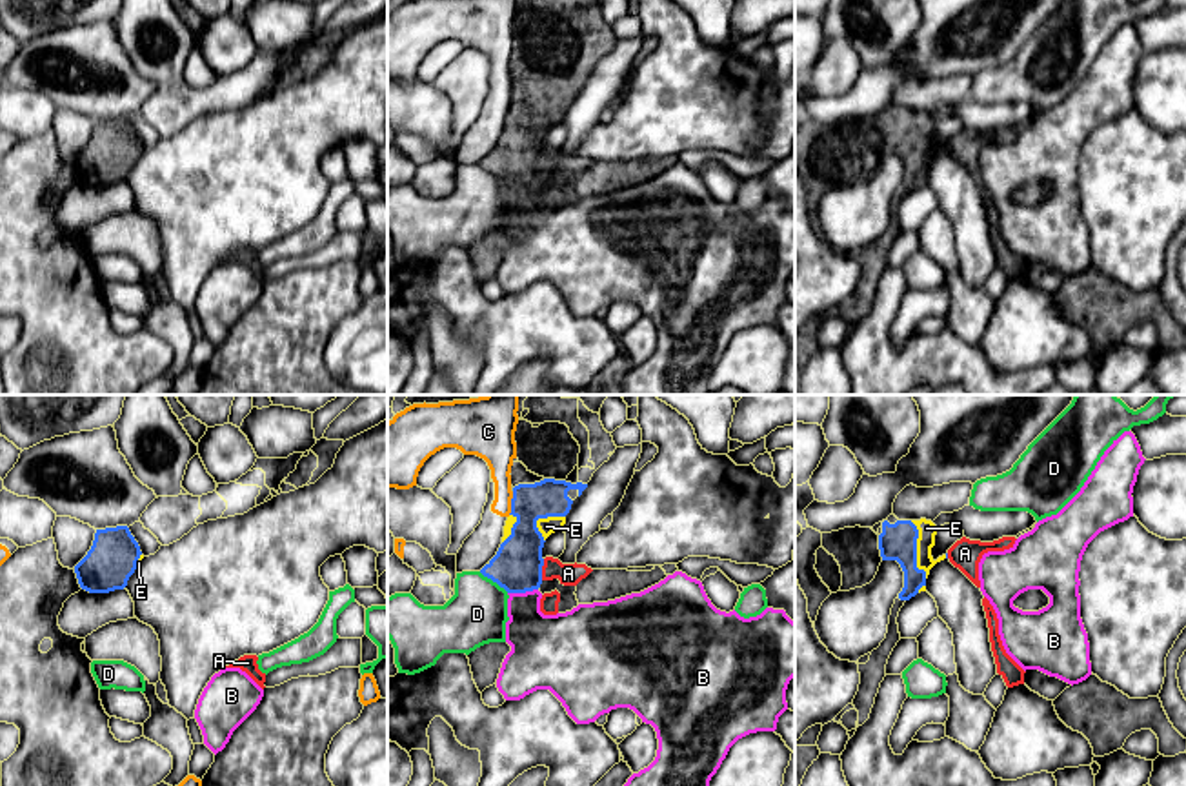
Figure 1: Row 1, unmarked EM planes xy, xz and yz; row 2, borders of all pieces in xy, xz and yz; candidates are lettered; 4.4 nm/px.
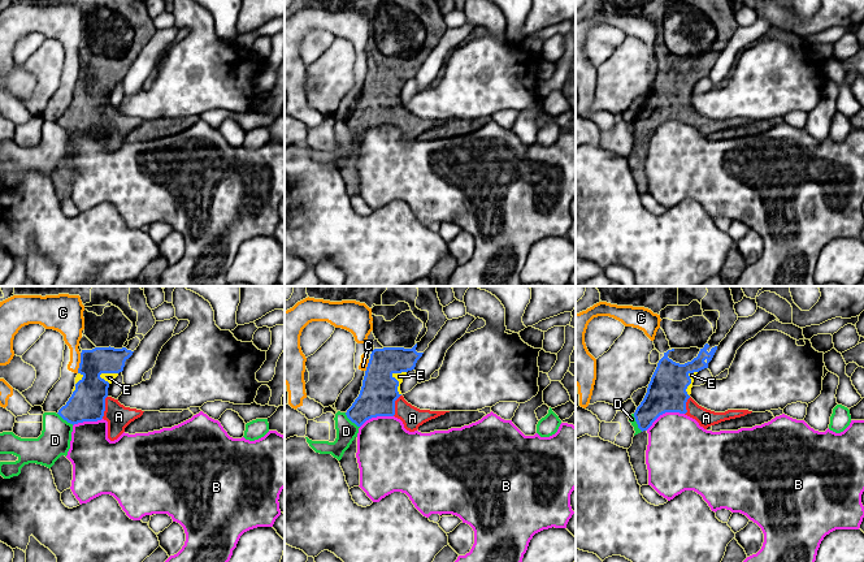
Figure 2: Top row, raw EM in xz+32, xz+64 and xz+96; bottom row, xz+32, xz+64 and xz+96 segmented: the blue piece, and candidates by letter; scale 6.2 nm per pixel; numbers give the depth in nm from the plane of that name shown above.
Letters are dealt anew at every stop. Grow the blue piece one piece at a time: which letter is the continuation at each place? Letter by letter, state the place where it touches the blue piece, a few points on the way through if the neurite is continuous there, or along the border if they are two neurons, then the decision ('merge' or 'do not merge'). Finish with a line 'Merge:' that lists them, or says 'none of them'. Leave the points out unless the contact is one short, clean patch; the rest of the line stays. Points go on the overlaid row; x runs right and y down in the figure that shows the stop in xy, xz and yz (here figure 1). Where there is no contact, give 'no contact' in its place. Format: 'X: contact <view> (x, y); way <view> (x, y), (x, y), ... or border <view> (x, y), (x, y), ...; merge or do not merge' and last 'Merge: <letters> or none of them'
A: contact xz (541, 570); merge
B: contact xz (522, 592); border xz (537, 588), (508, 594); do not merge
C: contact xz (512, 503); border xz (513, 492), (508, 513); do not merge
D: contact xz (493, 581); border xz (479, 572), (508, 592); do not merge
E: contact yz (915, 550); merge
Merge: A, E

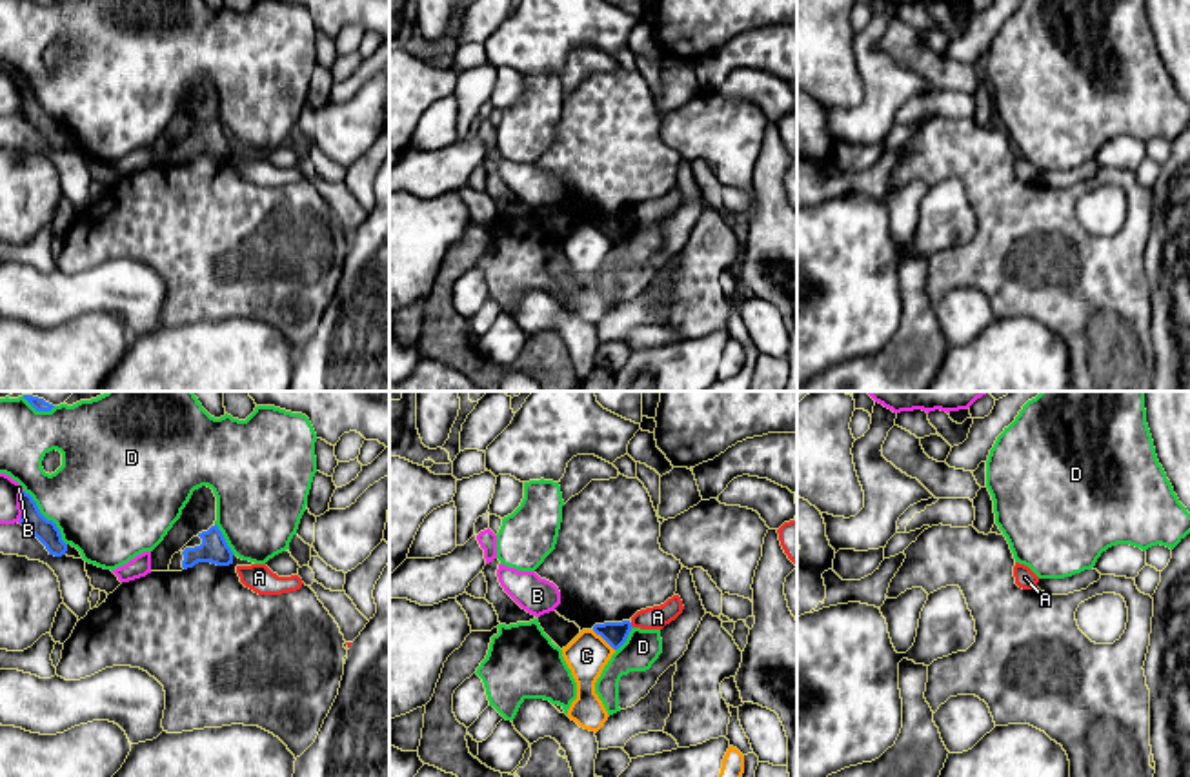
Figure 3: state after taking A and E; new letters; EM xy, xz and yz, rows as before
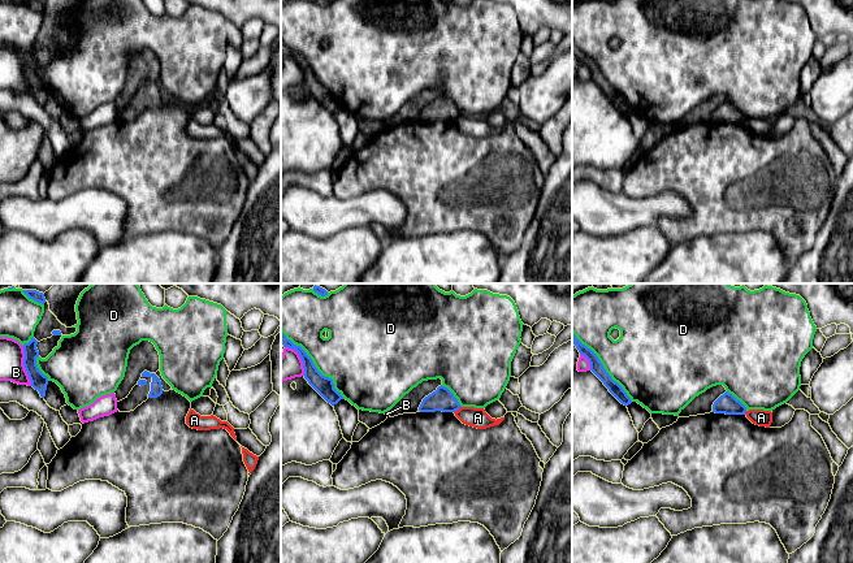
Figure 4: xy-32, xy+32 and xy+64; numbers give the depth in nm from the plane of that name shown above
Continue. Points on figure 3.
A: contact xz (630, 625); border xz (630, 623), (634, 626); do not merge
B: contact xy (20, 506); do not merge
C: contact xz (603, 637); border xz (592, 630), (614, 650); do not merge
D: contact xy (46, 519); do not merge
Merge: none of them

